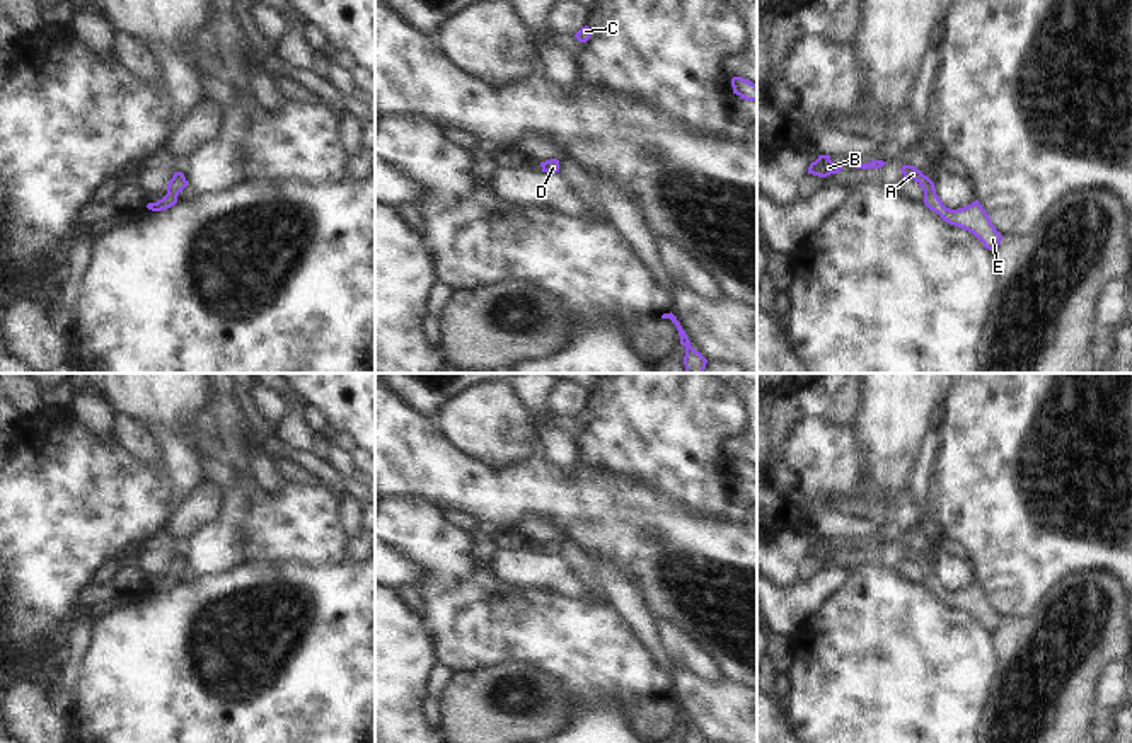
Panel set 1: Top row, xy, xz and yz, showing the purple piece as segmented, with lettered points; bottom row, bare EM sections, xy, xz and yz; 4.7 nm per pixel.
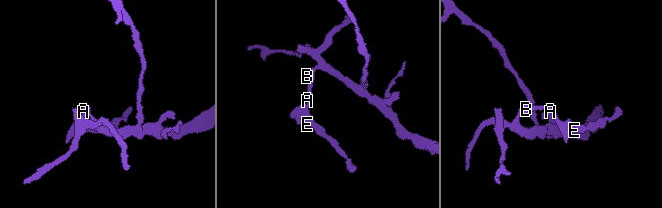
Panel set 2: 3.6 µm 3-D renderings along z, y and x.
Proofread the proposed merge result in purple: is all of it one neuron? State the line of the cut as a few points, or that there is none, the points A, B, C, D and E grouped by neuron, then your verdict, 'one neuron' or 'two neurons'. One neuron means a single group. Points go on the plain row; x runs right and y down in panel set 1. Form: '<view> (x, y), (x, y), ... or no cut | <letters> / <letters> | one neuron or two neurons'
no cut | A B C D E | one neuron

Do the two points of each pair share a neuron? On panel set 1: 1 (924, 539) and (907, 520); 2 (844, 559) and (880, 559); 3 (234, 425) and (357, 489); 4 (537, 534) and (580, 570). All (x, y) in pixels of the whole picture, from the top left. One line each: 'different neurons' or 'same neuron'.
1: different neurons
2: same neuron
3: different neurons
4: same neuron

